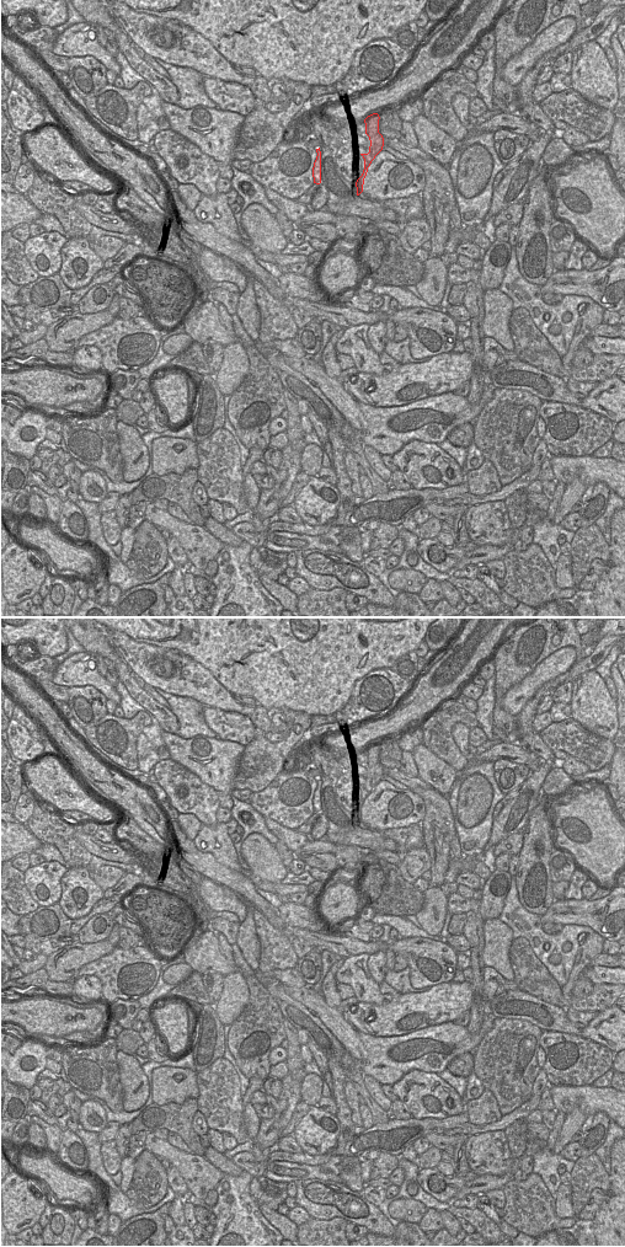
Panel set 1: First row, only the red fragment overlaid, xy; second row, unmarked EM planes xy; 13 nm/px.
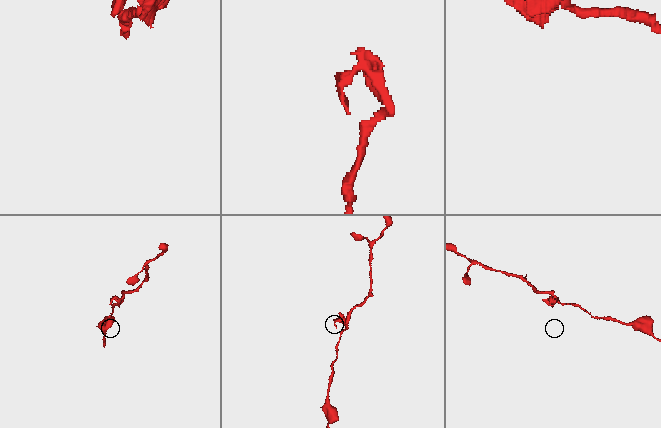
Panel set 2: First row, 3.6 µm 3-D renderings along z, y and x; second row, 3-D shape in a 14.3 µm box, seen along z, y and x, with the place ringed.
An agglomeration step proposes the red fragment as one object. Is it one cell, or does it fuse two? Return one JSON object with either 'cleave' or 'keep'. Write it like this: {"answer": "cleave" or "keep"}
{"answer": "cleave"}

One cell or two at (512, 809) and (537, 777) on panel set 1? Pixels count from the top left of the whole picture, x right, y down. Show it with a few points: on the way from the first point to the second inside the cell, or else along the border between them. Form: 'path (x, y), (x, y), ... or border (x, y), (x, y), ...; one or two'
path (519, 802), (532, 785); one

